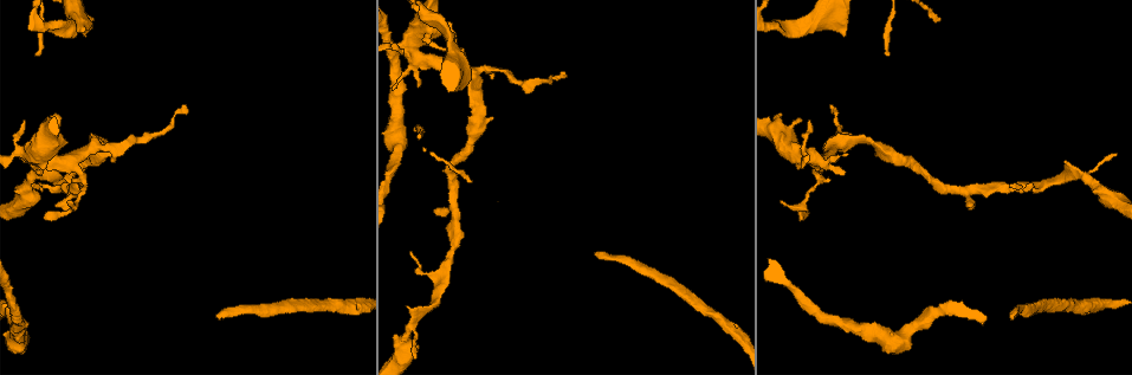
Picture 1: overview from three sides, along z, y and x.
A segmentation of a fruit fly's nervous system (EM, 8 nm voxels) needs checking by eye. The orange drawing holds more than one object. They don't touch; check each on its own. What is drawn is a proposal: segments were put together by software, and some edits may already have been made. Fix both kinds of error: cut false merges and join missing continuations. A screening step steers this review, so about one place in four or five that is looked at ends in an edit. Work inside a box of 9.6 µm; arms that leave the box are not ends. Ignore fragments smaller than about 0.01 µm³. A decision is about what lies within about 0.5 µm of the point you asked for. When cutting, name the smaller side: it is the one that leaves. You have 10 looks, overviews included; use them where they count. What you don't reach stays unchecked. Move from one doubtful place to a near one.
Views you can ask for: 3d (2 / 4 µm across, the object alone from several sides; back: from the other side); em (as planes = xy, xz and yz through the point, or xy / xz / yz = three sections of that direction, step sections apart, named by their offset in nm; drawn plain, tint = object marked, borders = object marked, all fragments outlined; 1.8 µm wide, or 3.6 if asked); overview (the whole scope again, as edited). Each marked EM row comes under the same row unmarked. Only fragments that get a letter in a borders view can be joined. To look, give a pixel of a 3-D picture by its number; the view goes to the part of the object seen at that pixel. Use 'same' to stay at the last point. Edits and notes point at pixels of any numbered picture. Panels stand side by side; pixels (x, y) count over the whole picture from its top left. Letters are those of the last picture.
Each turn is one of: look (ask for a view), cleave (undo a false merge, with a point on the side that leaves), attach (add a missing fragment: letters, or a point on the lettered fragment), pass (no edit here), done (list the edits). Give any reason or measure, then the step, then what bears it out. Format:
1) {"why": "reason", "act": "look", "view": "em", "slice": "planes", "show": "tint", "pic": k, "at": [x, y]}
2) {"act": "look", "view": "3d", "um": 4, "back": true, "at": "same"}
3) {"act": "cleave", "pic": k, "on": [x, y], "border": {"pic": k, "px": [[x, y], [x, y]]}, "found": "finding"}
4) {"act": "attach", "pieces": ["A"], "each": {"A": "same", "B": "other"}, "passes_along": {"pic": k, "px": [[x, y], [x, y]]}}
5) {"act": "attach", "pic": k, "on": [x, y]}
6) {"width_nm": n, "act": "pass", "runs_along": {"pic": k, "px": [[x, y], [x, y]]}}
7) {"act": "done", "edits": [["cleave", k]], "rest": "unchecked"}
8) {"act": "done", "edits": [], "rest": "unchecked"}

{"act": "look", "view": "3d", "um": 4, "pic": 1, "at": [37, 153]}

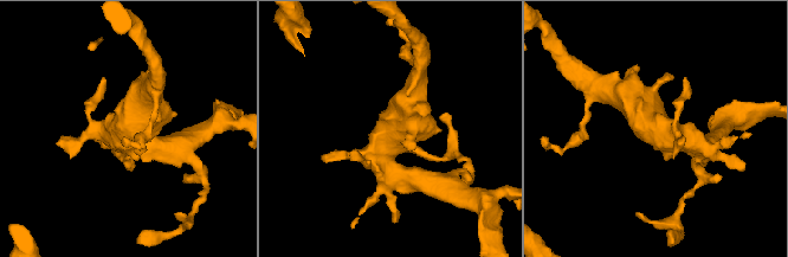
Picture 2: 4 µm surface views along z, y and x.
{"act": "look", "view": "em", "um": 3.6, "slice": "xy", "step": 8, "show": "tint", "pic": 2, "at": [667, 138]}

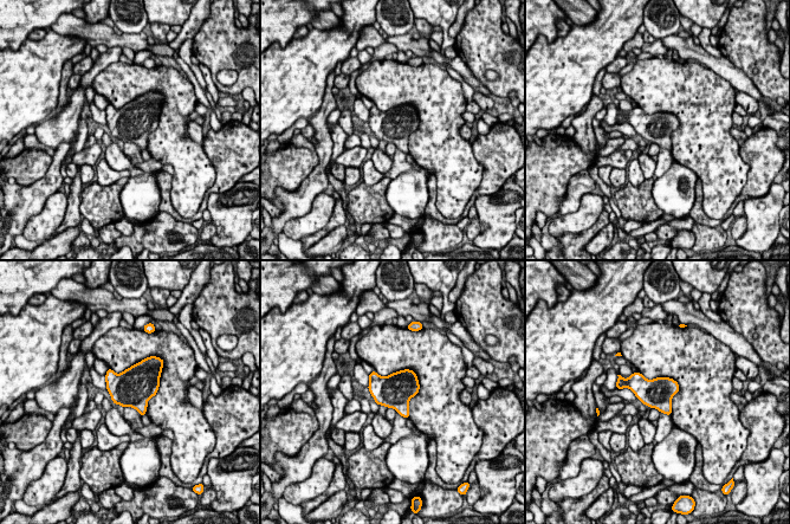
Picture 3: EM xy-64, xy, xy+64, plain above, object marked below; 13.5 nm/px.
{"why": "cut it another way", "act": "look", "view": "em", "um": 3.6, "slice": "planes", "show": "borders", "at": "same"}

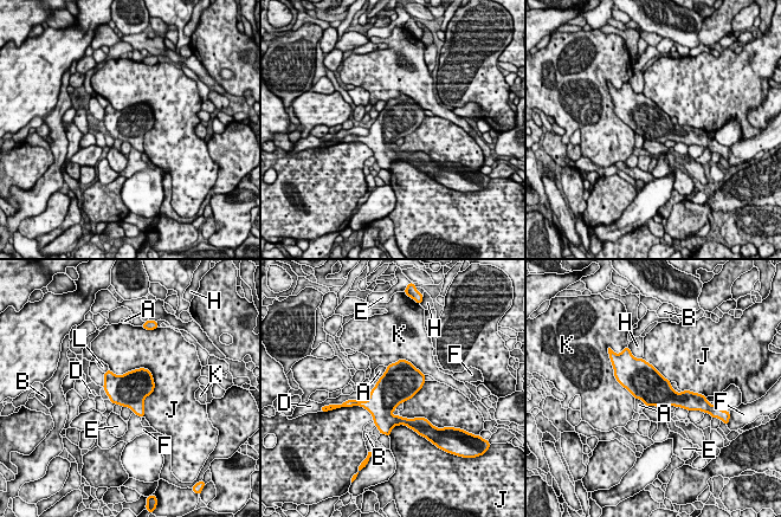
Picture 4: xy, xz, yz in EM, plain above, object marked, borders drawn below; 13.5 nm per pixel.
{"act": "pass", "each": {"A": "other", "B": "other", "D": "other", "E": "other", "F": "other", "H": "other", "J": "other", "K": "other", "L": "other"}, "border": {"pic": 4, "px": [[109, 368], [150, 373], [143, 417]]}, "found": "continuous, no second neuron"}

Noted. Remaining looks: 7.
{"why": "thin neck", "act": "look", "view": "em", "um": 3.6, "slice": "planes", "show": "borders", "pic": 1, "at": [126, 141]}

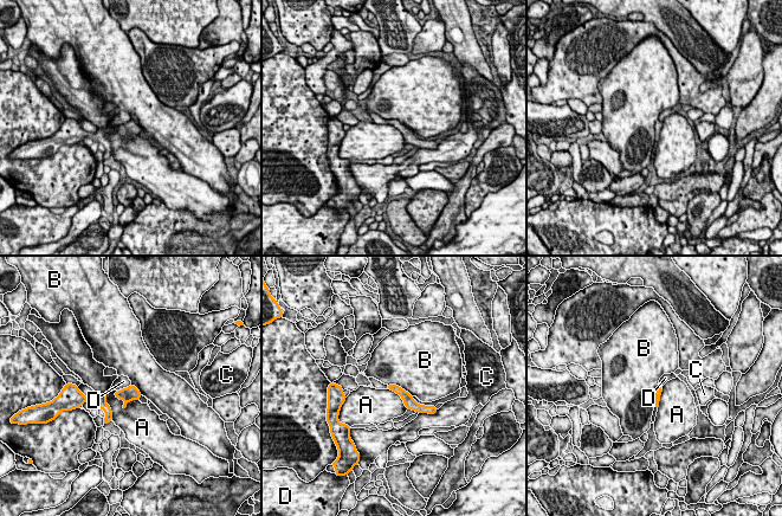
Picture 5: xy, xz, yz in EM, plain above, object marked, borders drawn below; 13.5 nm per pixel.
{"act": "pass", "each": {"A": "other", "B": "other", "C": "other", "D": "other"}, "border": {"pic": 5, "px": [[130, 384], [121, 389]]}, "found": "continuous, no second neuron"}

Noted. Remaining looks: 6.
{"why": "branch stops here", "act": "look", "view": "3d", "um": 4, "pic": 1, "at": [464, 87]}

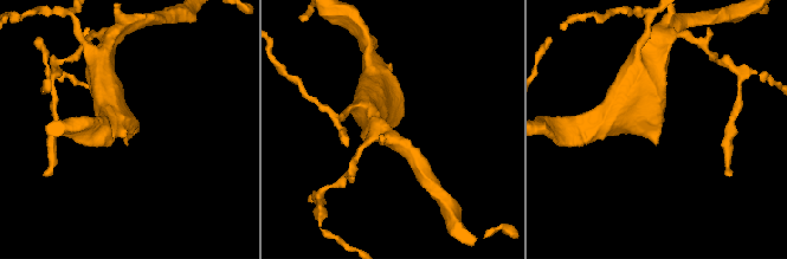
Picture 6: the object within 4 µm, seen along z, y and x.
{"why": "now the EM", "act": "look", "view": "em", "slice": "planes", "show": "borders", "pic": 6, "at": [656, 145]}

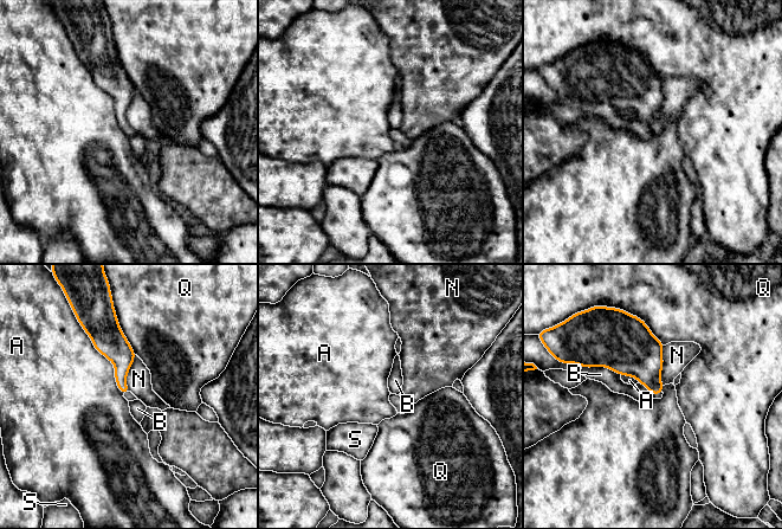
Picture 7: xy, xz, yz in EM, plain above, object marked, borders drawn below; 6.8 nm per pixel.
{"act": "pass", "each": {"A": "other", "B": "other", "N": "other", "Q": "other", "S": "other"}, "border": {"pic": 7, "px": [[82, 327], [112, 363], [123, 394]]}, "found": "no lettered fragment goes on from it"}

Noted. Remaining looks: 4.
{"why": "free end", "act": "look", "view": "3d", "um": 2, "pic": 1, "at": [596, 252]}

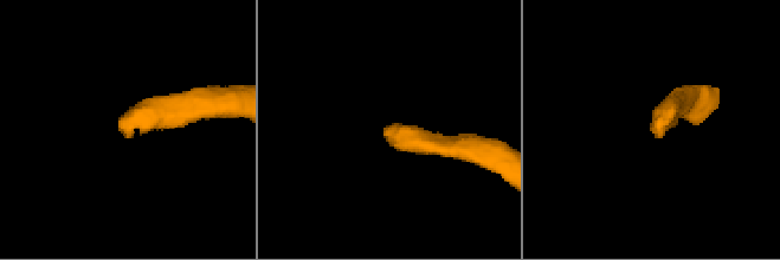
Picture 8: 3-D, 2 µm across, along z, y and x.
{"act": "look", "view": "em", "um": 3.6, "slice": "planes", "show": "borders", "pic": 8, "at": [654, 124]}

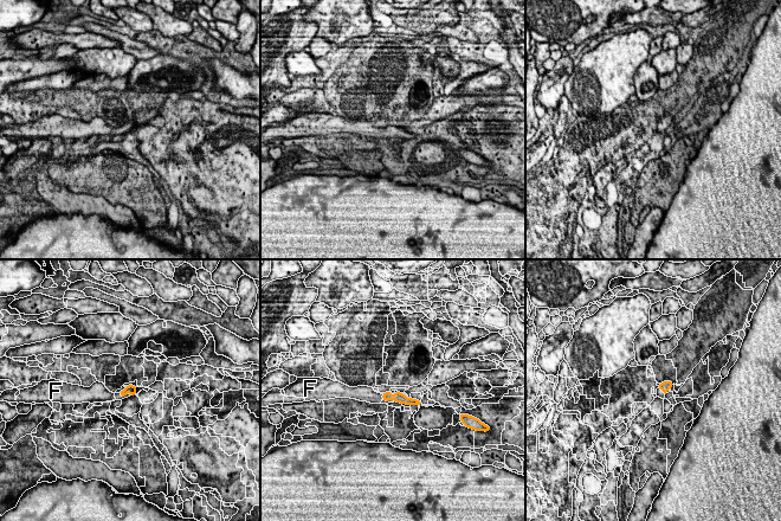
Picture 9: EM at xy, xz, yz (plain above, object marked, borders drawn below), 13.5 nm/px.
{"act": "attach", "pieces": ["F"], "each": {"F": "same"}, "passes_along": {"pic": 9, "px": [[399, 397], [382, 397], [365, 393]]}, "found": "the neuron continues"}

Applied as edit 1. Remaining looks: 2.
{"act": "done", "edits": [["attach", 9]], "rest": "unchecked"}

